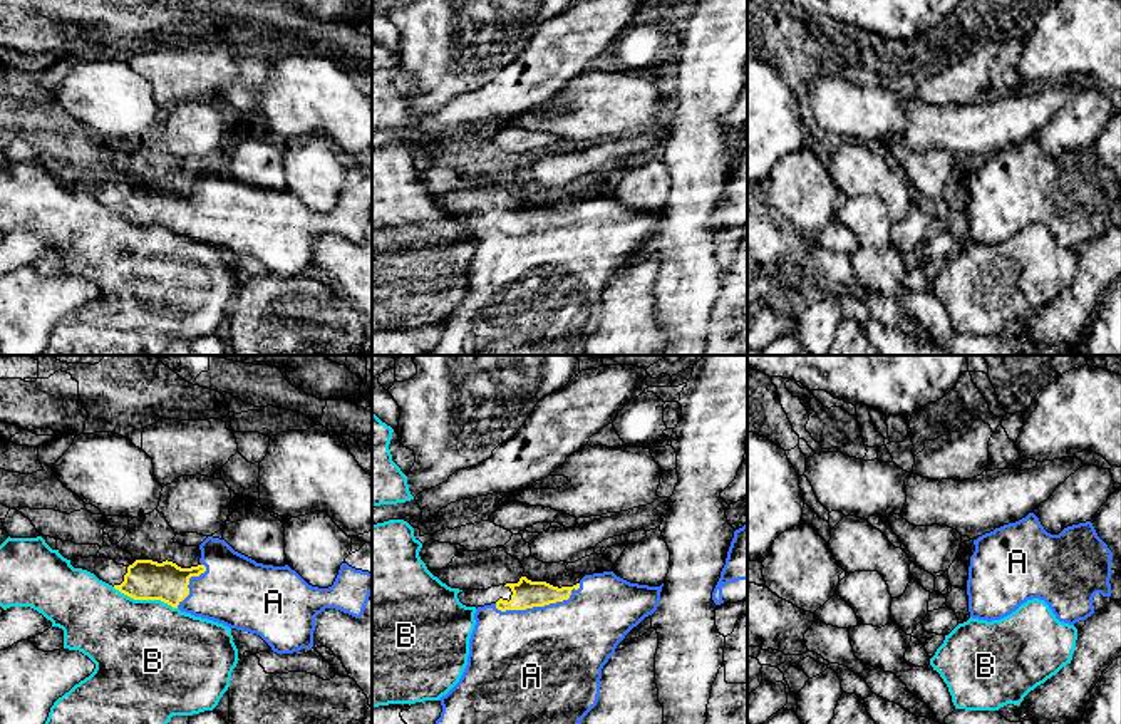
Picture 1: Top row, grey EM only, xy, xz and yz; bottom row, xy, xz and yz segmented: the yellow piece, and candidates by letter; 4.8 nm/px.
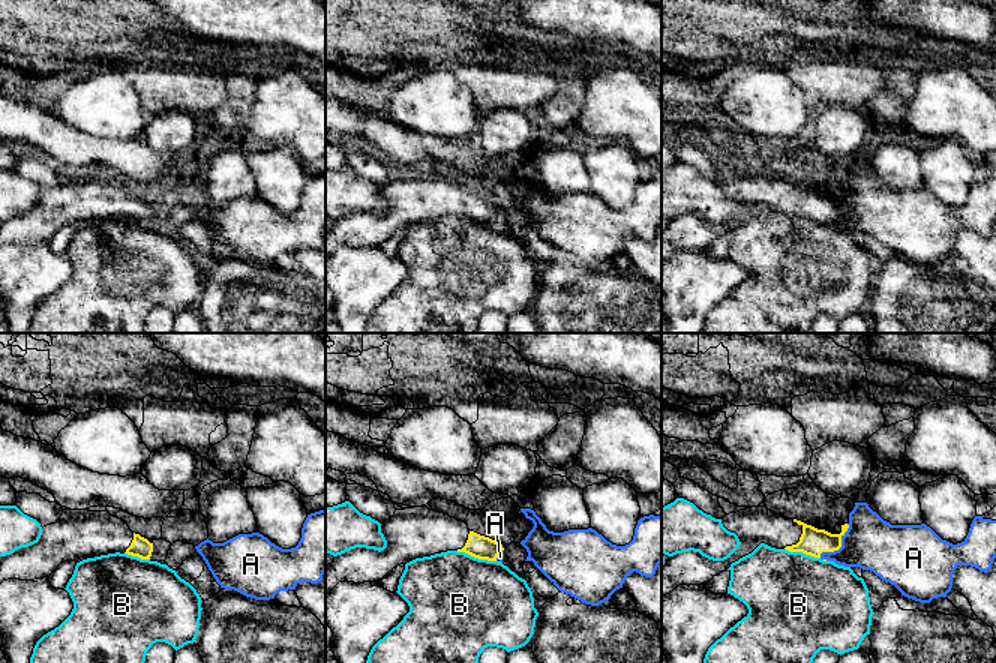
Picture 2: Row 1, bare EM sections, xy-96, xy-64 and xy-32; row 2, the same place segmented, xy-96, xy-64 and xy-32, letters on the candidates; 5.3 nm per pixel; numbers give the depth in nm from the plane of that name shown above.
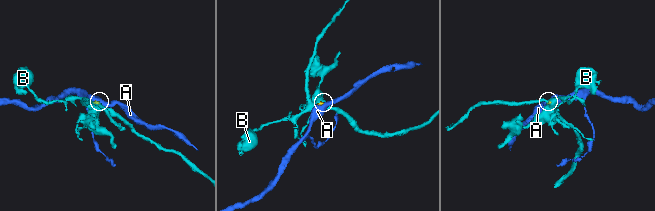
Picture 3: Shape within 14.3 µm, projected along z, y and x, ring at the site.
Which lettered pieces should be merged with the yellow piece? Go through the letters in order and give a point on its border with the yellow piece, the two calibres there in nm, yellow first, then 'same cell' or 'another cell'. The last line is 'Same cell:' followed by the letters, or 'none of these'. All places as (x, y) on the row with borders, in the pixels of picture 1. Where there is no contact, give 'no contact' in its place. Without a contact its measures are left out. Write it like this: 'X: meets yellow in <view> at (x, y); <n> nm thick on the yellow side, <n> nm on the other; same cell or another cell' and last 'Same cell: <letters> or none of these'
A: meets yellow in xz at (540, 605); 140 nm thick on the yellow side, 500 nm on the other; same cell
B: meets yellow in xy at (144, 599); 190 nm thick on the yellow side, 500 nm on the other; another cell
Same cell: A

